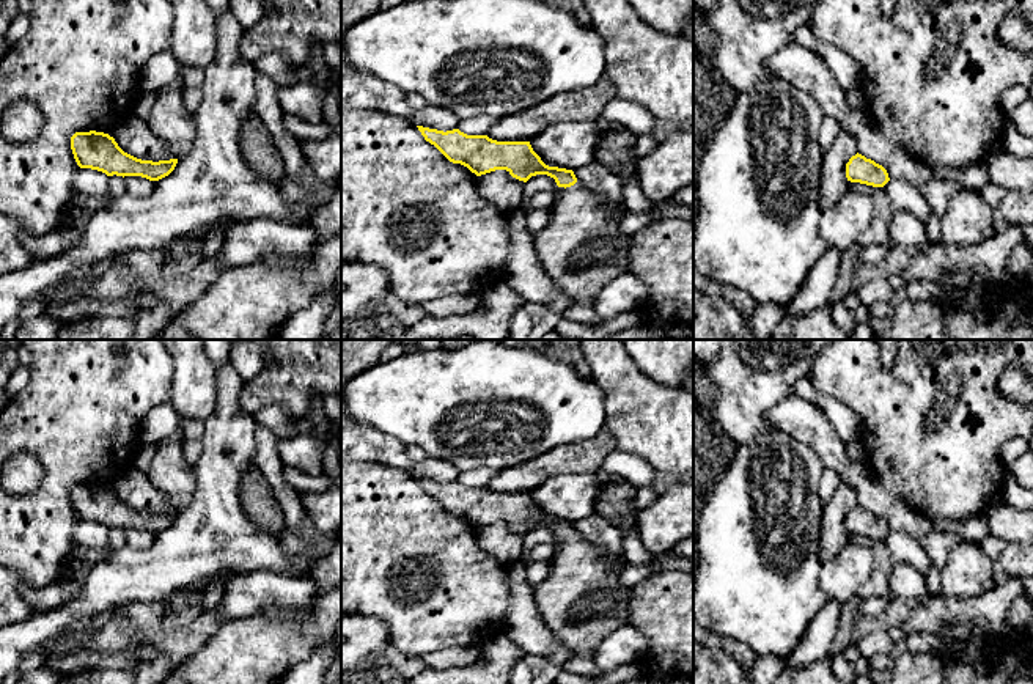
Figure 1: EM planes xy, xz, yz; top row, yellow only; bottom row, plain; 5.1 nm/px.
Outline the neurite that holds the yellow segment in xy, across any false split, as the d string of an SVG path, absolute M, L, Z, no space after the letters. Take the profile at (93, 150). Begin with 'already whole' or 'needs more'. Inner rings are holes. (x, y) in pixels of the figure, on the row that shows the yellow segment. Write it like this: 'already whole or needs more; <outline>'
already whole; M75 132L71 137L71 149L80 168L91 168L107 176L142 176L149 181L159 181L168 176L178 159L170 160L142 160L124 153L113 137L104 132Z

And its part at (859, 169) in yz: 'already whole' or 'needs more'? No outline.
already whole

